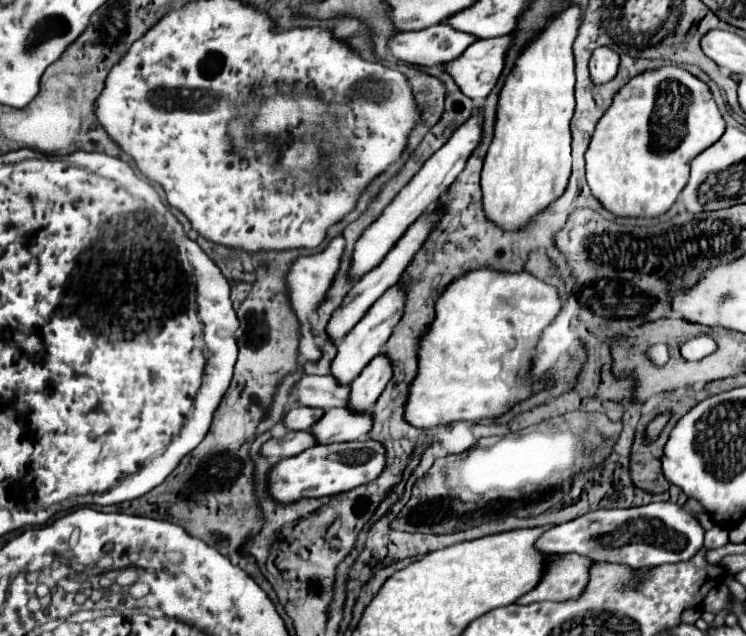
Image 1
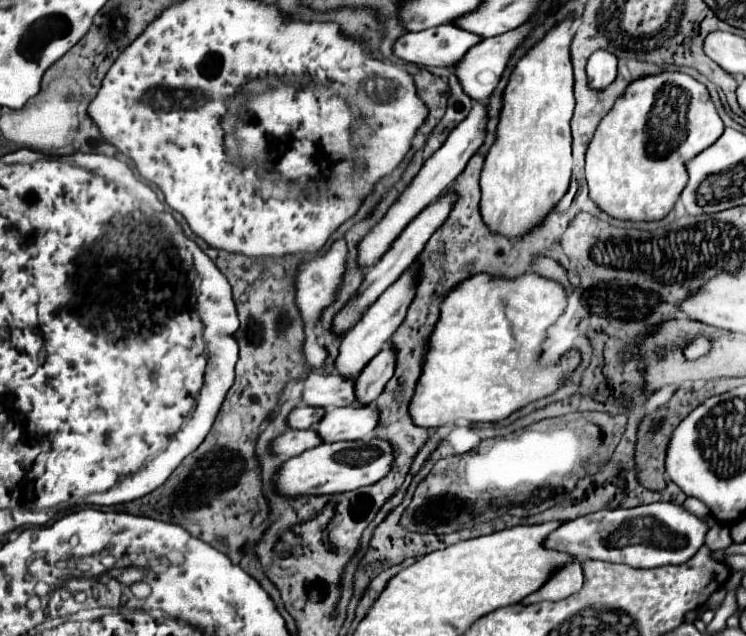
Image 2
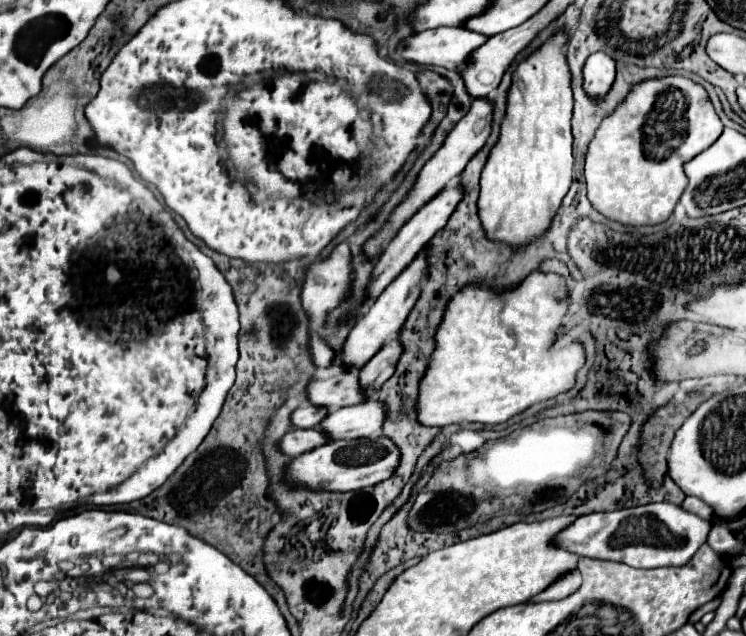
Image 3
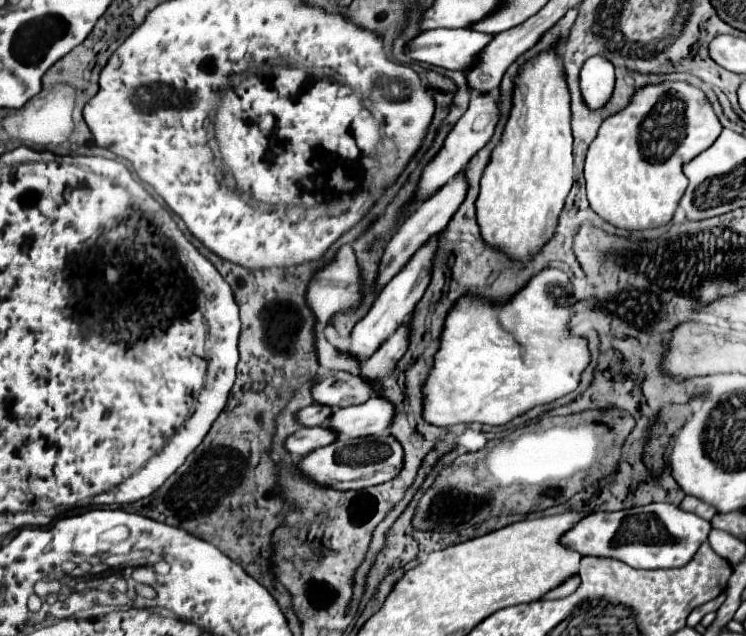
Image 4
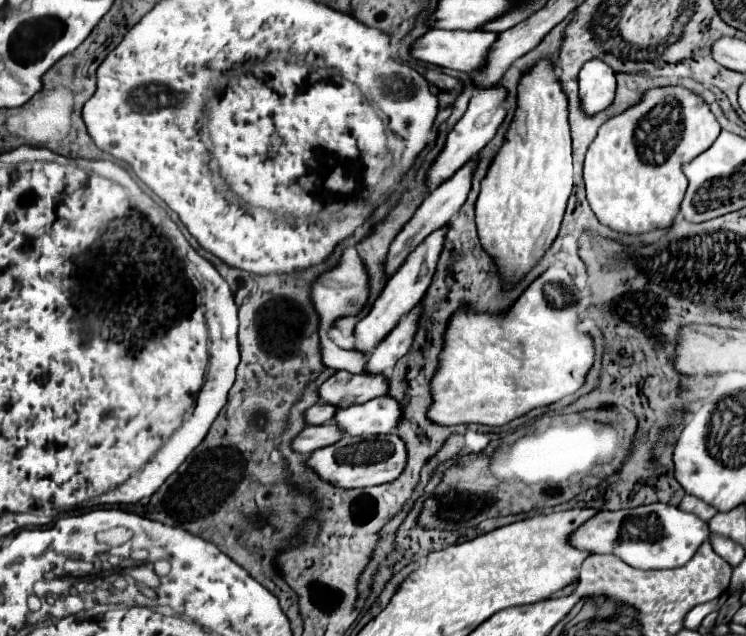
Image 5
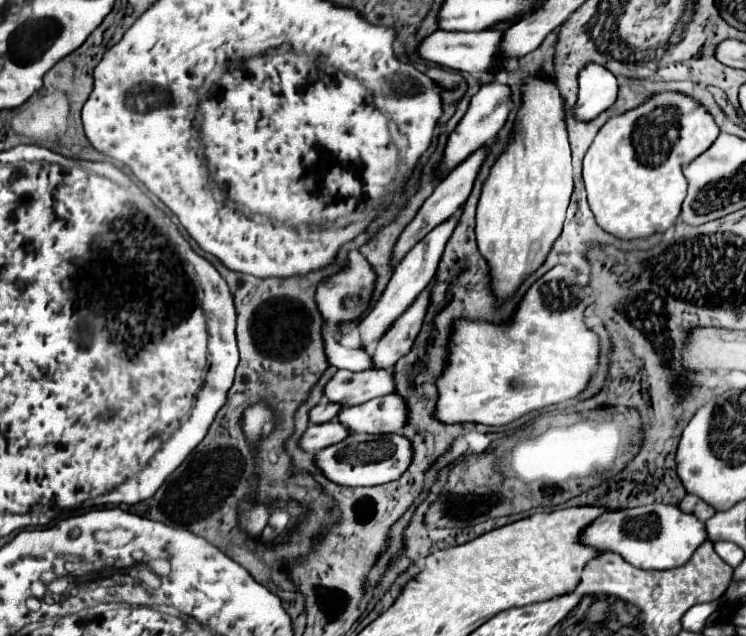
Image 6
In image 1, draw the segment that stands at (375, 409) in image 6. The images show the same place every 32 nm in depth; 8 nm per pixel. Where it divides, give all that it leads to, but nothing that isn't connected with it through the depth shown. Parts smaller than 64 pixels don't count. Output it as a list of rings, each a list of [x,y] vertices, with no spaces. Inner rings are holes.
[[[330,408],[312,426],[318,444],[366,440],[372,430],[372,412],[356,412],[352,408]]]

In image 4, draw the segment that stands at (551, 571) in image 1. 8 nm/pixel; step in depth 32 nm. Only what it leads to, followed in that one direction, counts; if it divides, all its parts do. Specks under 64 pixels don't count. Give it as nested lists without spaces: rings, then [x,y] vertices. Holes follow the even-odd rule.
[[[574,576],[572,580],[564,582],[564,584],[562,584],[562,586],[558,586],[556,590],[548,592],[548,594],[544,596],[544,600],[554,600],[554,598],[564,598],[564,596],[570,596],[570,594],[578,588],[578,584],[580,584],[580,578],[578,578],[578,576]]]

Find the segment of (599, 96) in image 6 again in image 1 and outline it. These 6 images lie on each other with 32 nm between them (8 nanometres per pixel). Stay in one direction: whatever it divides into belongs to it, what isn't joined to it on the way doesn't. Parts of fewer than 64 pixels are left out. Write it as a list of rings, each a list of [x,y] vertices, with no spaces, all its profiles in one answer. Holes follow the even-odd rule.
[[[598,48],[592,58],[590,58],[590,64],[588,64],[588,70],[590,70],[590,76],[592,76],[592,82],[596,86],[600,84],[606,84],[608,80],[612,80],[616,76],[616,70],[618,70],[618,54],[610,48]]]

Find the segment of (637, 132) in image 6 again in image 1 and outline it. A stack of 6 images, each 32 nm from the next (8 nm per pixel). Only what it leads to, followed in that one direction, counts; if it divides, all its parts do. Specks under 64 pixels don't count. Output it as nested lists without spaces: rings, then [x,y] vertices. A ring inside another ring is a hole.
[[[678,66],[632,78],[600,118],[586,150],[586,180],[592,196],[614,216],[652,218],[666,214],[688,182],[688,164],[726,130],[704,82]]]

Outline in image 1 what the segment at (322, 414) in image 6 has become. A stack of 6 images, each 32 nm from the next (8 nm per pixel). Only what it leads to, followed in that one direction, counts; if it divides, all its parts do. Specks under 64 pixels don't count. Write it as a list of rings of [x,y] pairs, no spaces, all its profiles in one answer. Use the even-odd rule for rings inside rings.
[[[294,406],[294,408],[284,416],[284,426],[286,426],[288,430],[310,430],[312,424],[316,424],[316,420],[320,420],[322,414],[324,414],[324,410],[320,410],[320,408]]]

